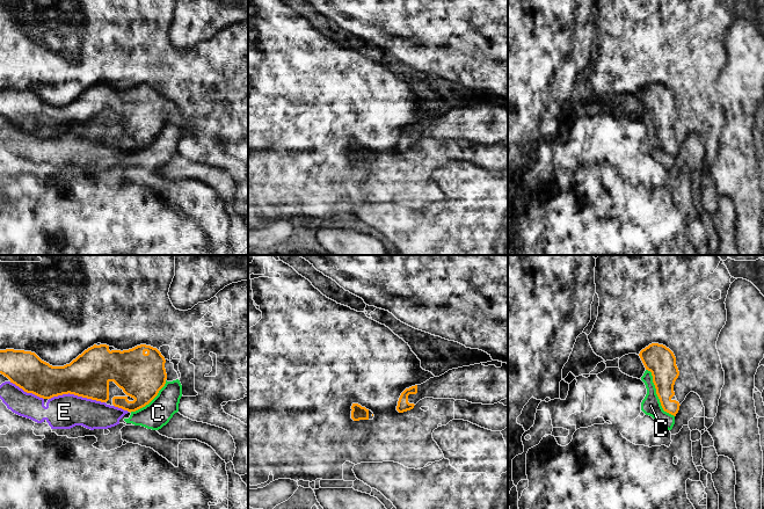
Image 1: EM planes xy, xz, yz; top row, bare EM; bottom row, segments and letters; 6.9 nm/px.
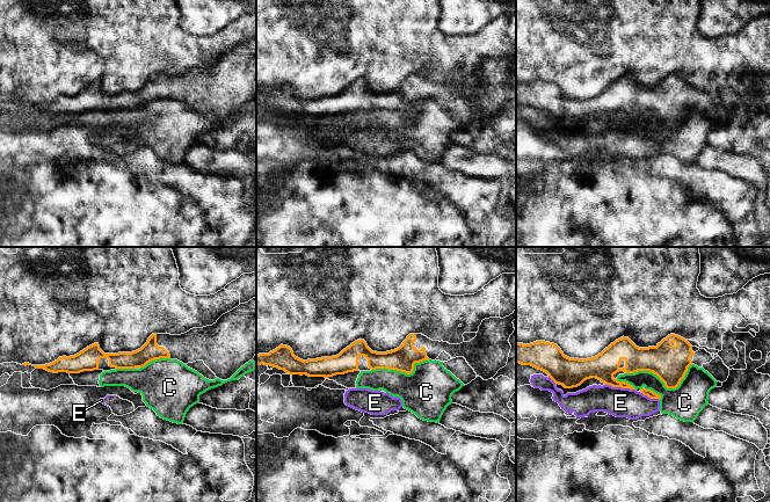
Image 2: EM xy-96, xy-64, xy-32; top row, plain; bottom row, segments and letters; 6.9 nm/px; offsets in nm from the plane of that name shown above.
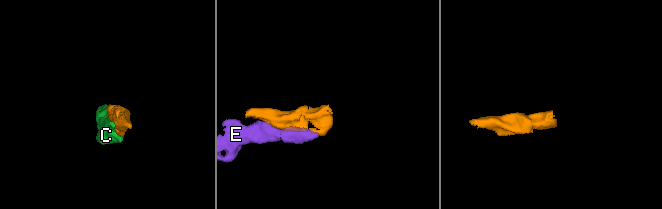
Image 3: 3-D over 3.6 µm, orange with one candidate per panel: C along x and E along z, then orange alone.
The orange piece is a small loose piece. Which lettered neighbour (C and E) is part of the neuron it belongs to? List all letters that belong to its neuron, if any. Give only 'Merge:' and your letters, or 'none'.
Merge: none

